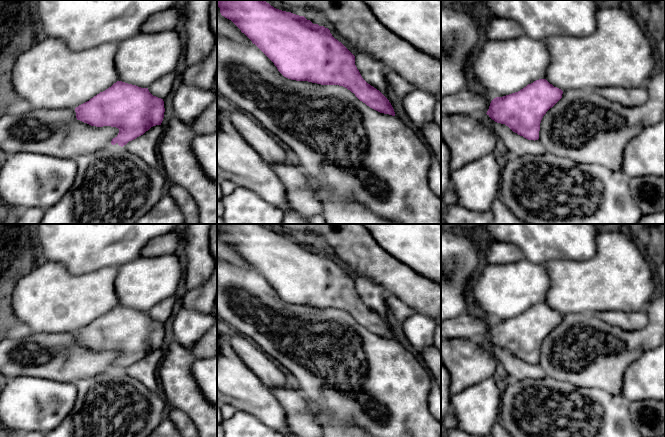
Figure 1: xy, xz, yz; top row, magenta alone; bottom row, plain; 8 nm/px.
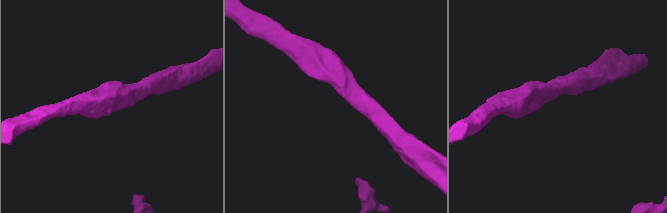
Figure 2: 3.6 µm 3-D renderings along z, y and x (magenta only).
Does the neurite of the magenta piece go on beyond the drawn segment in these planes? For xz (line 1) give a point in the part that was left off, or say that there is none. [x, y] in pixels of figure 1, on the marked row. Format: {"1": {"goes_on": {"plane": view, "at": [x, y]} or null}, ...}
{"1": {"goes_on": null}}

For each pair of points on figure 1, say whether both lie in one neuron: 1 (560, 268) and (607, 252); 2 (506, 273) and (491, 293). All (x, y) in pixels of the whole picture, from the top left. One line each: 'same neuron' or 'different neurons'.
1: same neuron
2: same neuron

